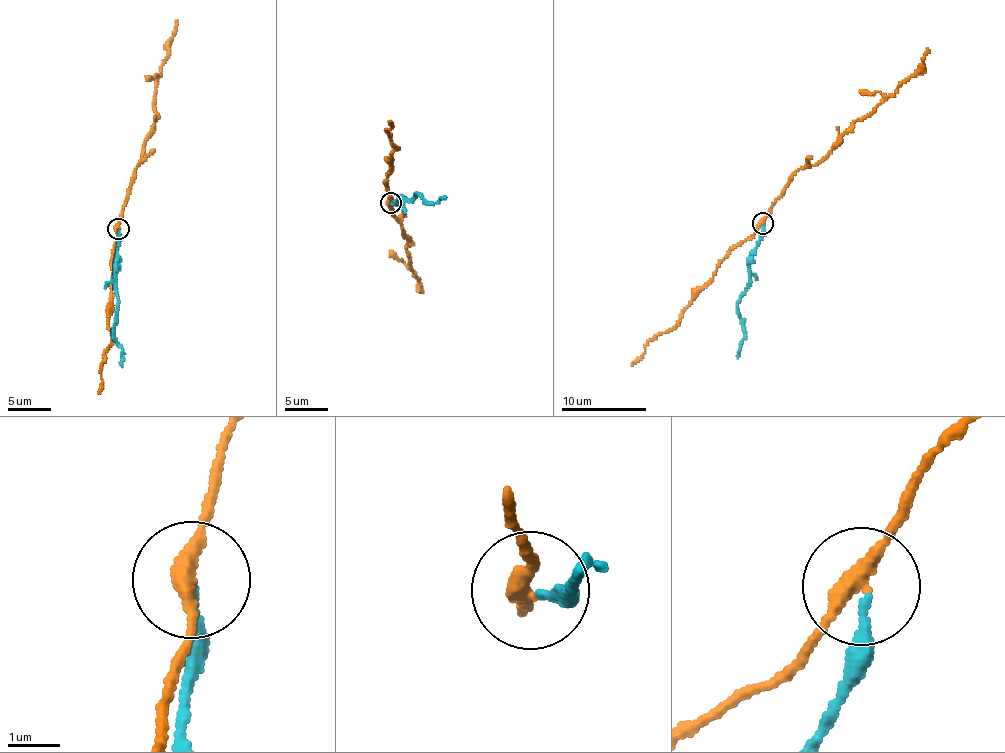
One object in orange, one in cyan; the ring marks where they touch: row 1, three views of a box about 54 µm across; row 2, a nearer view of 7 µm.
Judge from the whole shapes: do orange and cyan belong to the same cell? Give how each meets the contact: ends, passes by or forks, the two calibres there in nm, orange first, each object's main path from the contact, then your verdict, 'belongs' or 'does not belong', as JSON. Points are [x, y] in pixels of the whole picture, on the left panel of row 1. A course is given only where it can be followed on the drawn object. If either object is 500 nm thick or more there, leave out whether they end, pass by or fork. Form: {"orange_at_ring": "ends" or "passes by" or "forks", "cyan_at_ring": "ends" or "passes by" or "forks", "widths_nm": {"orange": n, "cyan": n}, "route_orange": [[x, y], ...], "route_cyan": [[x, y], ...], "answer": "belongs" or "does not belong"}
{"orange_at_ring": "passes by", "cyan_at_ring": "ends", "widths_nm": {"orange": 300, "cyan": 160}, "route_orange": [[119, 228], [127, 193], [155, 114], [152, 101], [177, 20]], "route_cyan": [[119, 230], [113, 289], [118, 302], [114, 341], [122, 349], [122, 367]], "answer": "does not belong"}

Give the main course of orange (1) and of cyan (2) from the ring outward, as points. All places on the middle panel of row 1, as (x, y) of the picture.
1: (391, 202), (391, 211), (408, 242), (407, 255), (419, 286)
2: (392, 202), (399, 204), (398, 198), (409, 202), (418, 193), (431, 203), (446, 197)

